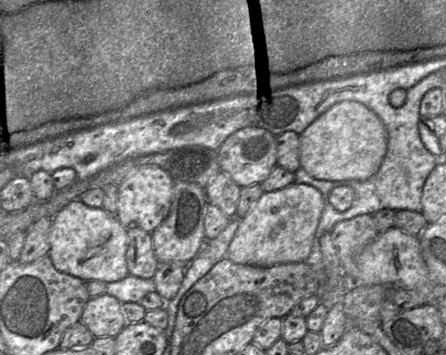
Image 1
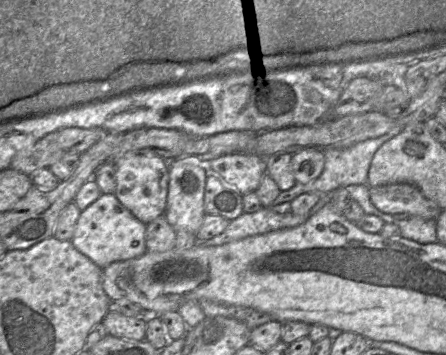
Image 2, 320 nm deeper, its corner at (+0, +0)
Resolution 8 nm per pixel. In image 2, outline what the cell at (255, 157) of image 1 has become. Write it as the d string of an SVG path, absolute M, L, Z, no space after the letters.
M255 153L222 155L207 162L209 172L241 195L255 192L265 171L265 158Z

